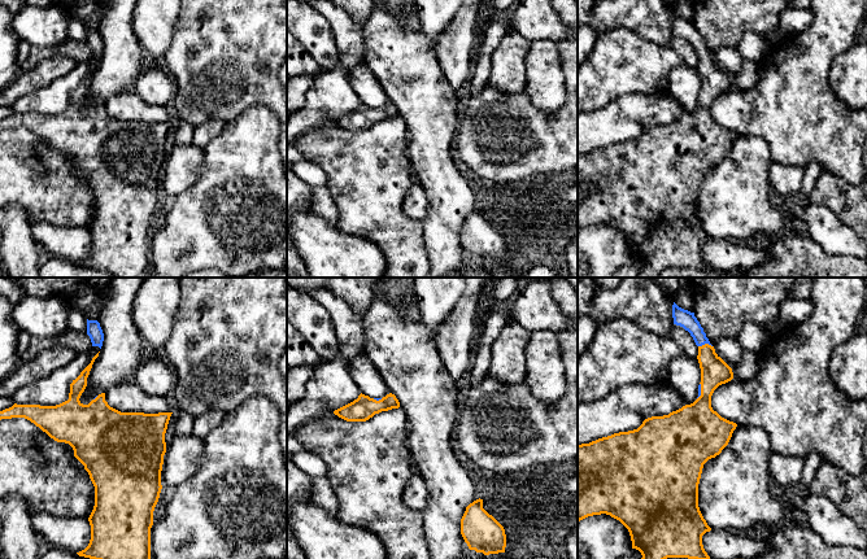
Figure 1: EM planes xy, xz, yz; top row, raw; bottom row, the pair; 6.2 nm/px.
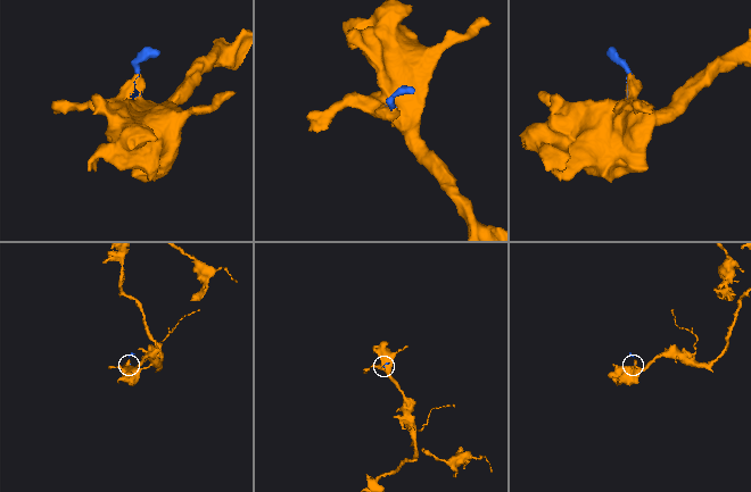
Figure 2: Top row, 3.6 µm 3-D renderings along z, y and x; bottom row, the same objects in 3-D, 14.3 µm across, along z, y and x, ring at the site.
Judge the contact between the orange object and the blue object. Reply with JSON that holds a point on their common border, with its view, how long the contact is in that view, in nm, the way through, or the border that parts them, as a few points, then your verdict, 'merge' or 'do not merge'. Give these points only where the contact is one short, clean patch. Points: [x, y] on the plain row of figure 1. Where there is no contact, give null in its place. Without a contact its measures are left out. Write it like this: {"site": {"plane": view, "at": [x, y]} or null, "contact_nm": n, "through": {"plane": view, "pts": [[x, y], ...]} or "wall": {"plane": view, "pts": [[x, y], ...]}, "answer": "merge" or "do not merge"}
{"site": {"plane": "yz", "at": [705, 53]}, "contact_nm": 90, "through": {"plane": "yz", "pts": [[714, 81], [706, 66], [705, 53], [683, 27]]}, "answer": "merge"}

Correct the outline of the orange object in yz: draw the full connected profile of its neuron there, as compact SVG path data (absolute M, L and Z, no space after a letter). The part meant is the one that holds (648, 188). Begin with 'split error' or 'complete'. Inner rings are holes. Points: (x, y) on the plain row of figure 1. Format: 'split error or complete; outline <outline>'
split error; outline M675 12L672 14L672 27L674 34L683 36L685 40L690 43L696 54L698 56L698 73L701 78L701 92L698 95L698 106L697 109L690 113L685 114L681 118L670 122L668 125L663 126L652 126L642 131L642 134L633 140L628 141L619 141L614 143L607 147L598 148L589 153L578 154L578 232L588 226L606 223L611 227L619 230L629 241L632 258L636 258L641 262L642 267L639 274L639 278L658 278L661 271L667 267L688 267L688 268L697 268L697 270L711 270L702 254L702 245L706 241L710 241L711 237L707 235L706 230L703 228L700 217L698 217L698 193L702 183L703 174L715 167L722 162L722 160L728 154L733 140L736 139L737 134L722 127L716 121L711 117L711 105L714 100L733 88L732 78L715 62L714 56L710 53L703 38L701 36L700 31L694 26L694 22L684 19L679 17Z

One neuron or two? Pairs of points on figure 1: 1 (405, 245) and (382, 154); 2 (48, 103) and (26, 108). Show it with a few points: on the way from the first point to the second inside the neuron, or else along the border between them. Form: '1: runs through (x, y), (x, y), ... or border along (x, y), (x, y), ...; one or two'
1: runs through (387, 223), (387, 177); one
2: runs through (43, 103), (31, 104); one

